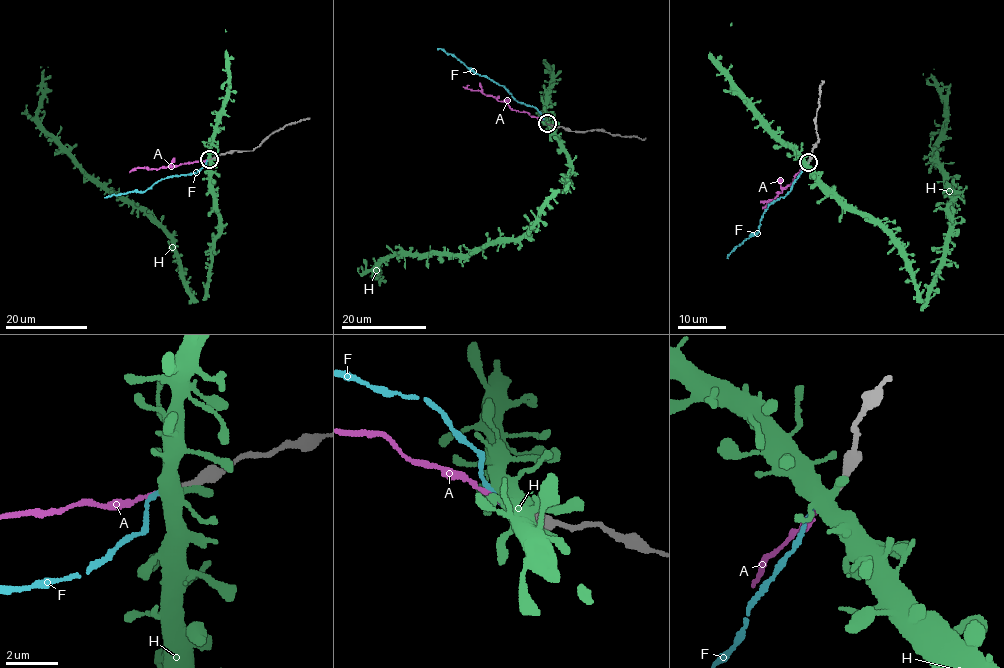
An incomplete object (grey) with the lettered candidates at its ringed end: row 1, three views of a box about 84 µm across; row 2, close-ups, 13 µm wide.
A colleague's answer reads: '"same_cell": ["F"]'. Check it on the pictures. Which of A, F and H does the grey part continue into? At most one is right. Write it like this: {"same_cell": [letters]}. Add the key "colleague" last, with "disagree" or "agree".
{"same_cell": ["F"], "colleague": "agree"}

